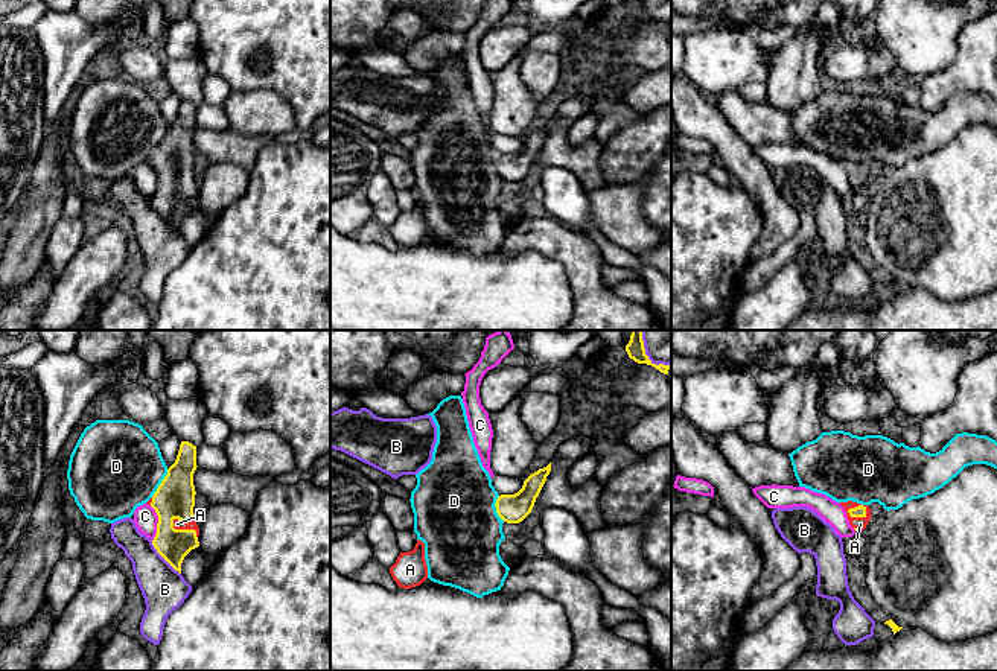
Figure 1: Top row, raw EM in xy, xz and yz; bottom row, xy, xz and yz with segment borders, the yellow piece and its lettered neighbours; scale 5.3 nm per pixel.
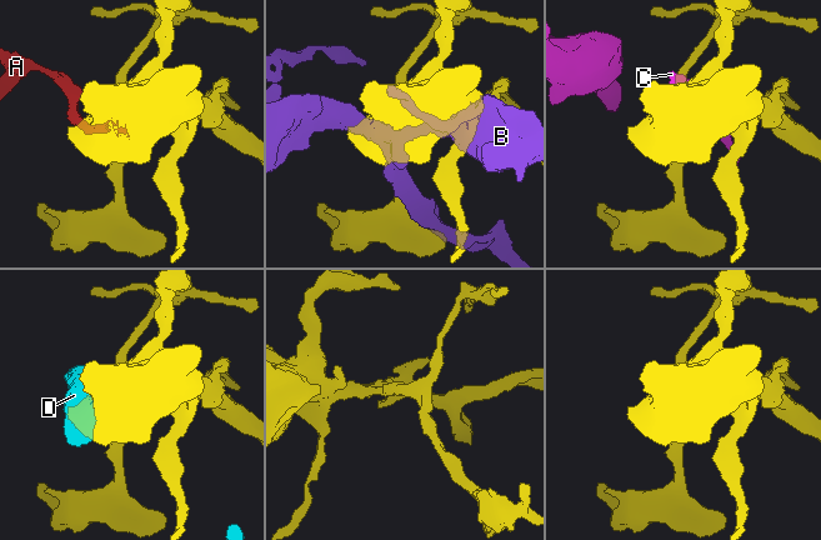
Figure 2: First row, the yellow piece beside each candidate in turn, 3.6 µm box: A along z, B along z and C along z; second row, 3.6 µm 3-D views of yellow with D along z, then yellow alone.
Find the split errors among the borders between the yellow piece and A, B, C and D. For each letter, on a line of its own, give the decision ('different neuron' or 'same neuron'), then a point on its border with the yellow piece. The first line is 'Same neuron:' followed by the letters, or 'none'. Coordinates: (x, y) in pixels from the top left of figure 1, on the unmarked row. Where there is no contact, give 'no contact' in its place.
Same neuron: A
A: same neuron | xy (184, 189)
B: different neuron | xy (163, 216)
C: different neuron | xy (157, 183)
D: different neuron | xy (162, 142)

